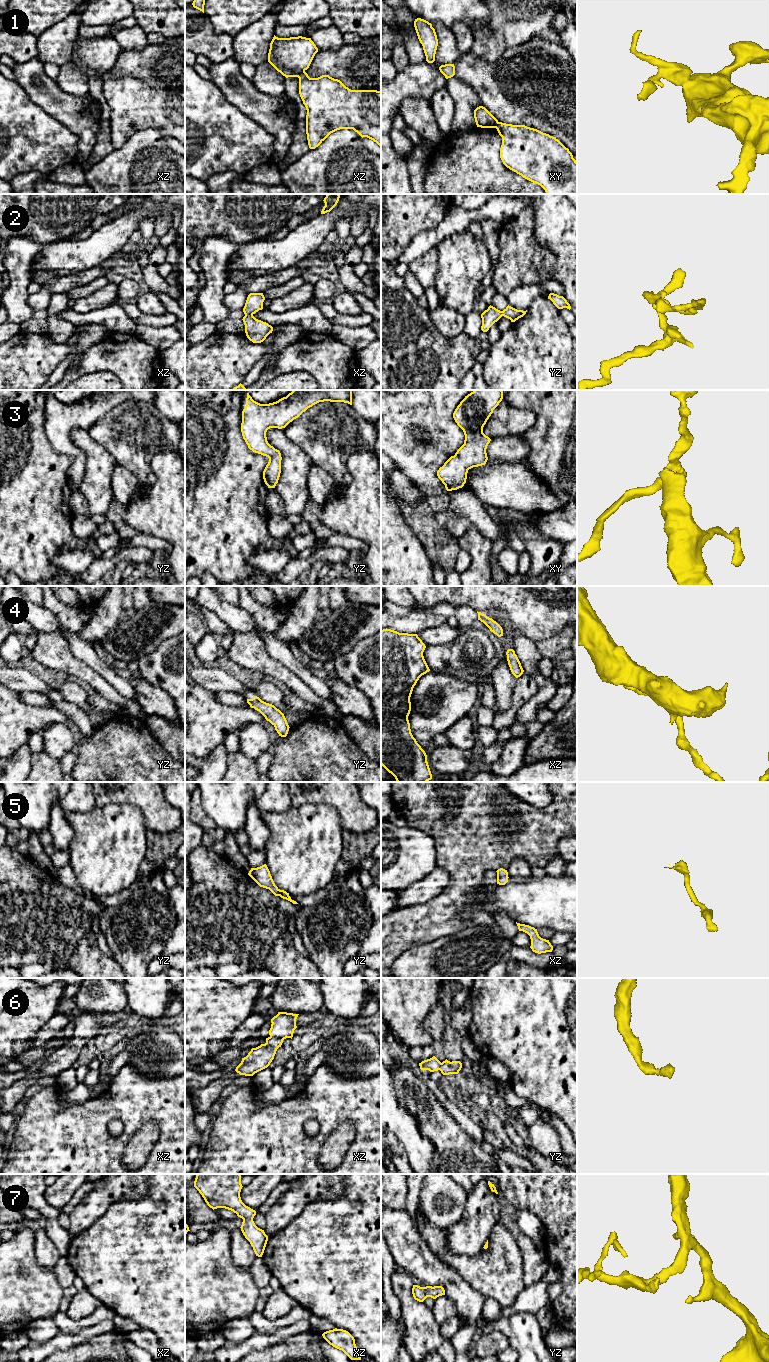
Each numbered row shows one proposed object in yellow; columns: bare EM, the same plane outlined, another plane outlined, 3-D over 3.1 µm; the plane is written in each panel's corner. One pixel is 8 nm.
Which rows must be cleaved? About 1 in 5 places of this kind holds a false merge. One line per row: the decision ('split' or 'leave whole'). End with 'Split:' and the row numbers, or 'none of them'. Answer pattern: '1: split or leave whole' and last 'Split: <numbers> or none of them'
1: split
2: leave whole
3: leave whole
4: leave whole
5: leave whole
6: leave whole
7: leave whole
Split: 1

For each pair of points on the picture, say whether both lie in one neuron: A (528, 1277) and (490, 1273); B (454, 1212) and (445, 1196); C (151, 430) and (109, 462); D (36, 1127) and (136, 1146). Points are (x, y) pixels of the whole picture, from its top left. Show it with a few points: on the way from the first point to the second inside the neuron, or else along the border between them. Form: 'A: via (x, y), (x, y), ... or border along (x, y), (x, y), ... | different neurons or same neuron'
A: border along (521, 1253), (523, 1284), (525, 1286) | different neurons
B: via (450, 1208), (445, 1203), (445, 1200) | same neuron
C: border along (96, 442), (118, 463) | different neurons
D: border along (142, 1125), (126, 1146), (122, 1163) | different neurons

